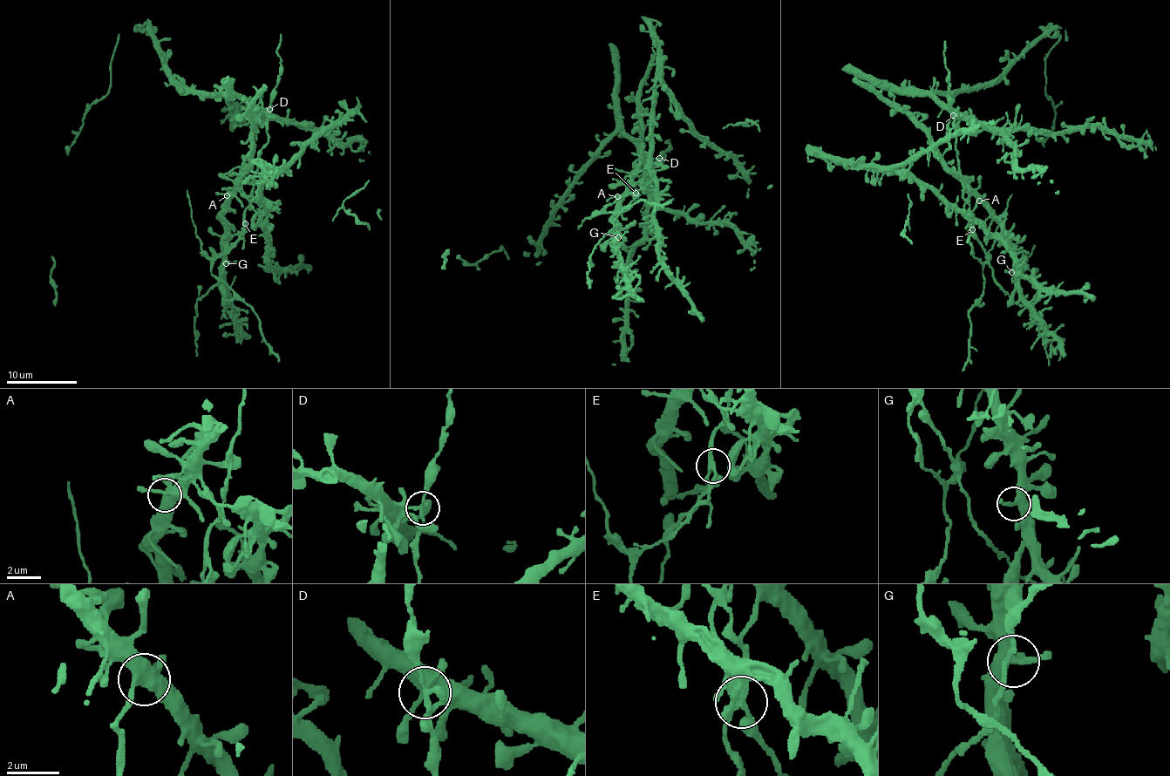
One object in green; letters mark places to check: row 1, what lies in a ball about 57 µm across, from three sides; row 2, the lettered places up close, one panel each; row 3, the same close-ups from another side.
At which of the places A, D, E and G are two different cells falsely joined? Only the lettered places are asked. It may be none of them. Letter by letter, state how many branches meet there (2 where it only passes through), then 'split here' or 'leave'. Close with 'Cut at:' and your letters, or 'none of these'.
A: branches 4; leave
D: branches 3; split here
E: branches 4; split here
G: branches 4; leave
Cut at: D, E

